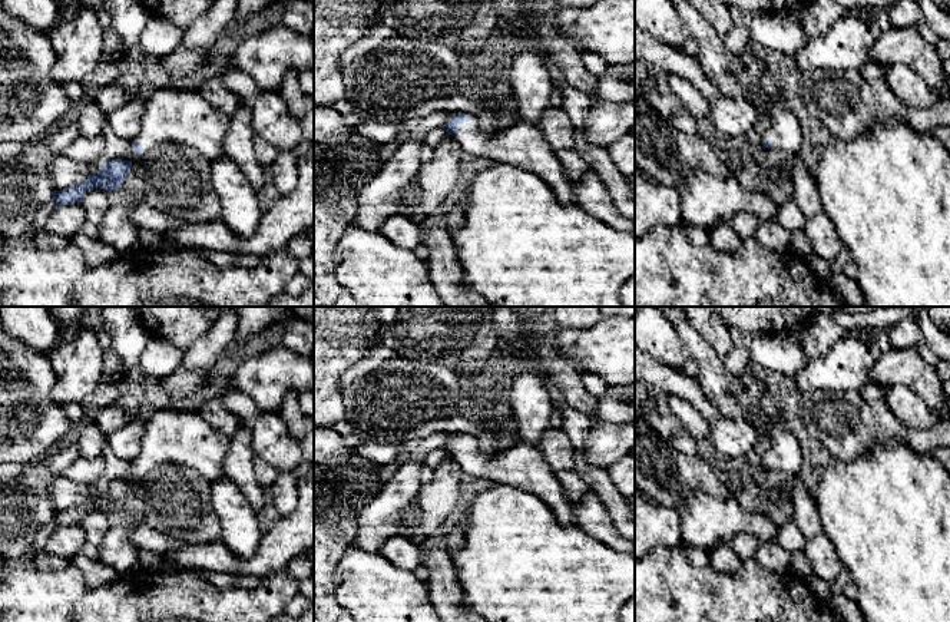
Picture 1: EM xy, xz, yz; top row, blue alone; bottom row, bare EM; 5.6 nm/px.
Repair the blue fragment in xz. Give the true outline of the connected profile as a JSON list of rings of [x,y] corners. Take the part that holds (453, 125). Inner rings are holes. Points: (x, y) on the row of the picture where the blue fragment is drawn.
[[[456,113],[443,129],[456,136],[464,152],[493,162],[520,165],[539,175],[560,202],[577,204],[562,163],[537,125],[522,119],[504,130],[484,133],[470,116]]]

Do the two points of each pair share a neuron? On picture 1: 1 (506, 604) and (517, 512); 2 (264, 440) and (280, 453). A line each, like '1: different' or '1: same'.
1: same
2: same

